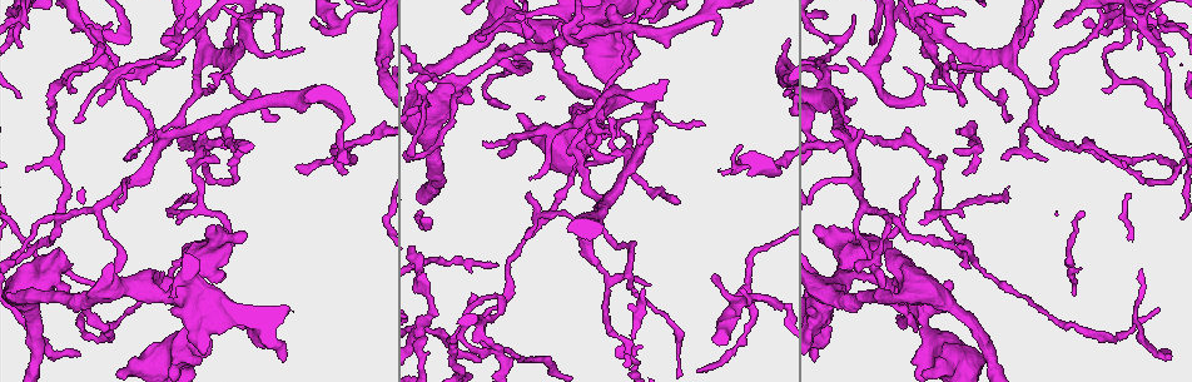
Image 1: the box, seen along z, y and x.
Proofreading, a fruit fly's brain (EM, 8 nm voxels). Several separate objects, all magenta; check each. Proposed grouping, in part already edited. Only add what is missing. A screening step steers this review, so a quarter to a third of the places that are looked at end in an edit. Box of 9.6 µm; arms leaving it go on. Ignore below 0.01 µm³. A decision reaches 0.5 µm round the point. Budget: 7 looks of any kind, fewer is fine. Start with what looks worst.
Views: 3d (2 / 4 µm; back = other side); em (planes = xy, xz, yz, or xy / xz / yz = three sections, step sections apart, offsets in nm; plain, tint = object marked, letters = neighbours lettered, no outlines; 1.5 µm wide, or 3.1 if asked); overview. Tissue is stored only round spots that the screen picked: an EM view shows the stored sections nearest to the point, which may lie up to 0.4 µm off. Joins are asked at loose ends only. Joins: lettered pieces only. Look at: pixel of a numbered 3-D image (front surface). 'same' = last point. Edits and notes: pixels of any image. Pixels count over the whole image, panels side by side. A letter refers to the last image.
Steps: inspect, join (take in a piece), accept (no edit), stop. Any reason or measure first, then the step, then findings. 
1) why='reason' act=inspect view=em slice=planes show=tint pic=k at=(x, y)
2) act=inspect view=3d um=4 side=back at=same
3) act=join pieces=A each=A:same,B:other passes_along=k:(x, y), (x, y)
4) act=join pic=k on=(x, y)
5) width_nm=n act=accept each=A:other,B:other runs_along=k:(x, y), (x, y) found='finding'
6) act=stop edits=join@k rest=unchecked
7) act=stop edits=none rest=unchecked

why='branch stops here' act=inspect view=3d um=4 pic=1 at=(317, 21)

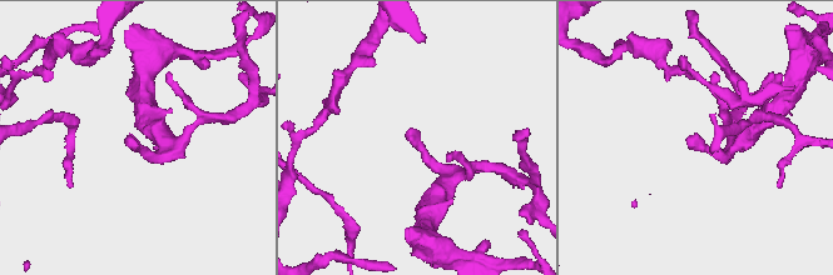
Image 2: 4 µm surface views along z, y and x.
act=inspect view=em slice=planes show=letters pic=2 at=(688, 137)

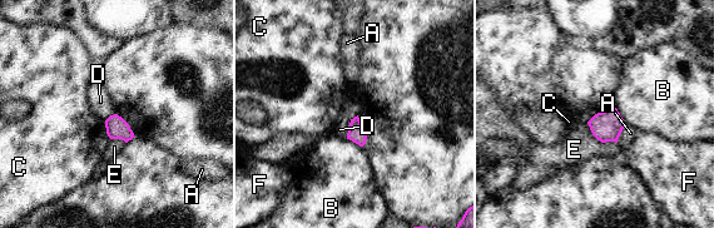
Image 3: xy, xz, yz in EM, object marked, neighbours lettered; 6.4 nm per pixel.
width_nm=110 act=accept each=A:other,B:other,C:other,D:other,E:other,F:other border=3:(357, 114), (351, 120), (346, 137) found='none of them fits'

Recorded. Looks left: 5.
why='an open end' act=inspect view=3d um=2 pic=1 at=(898, 318)

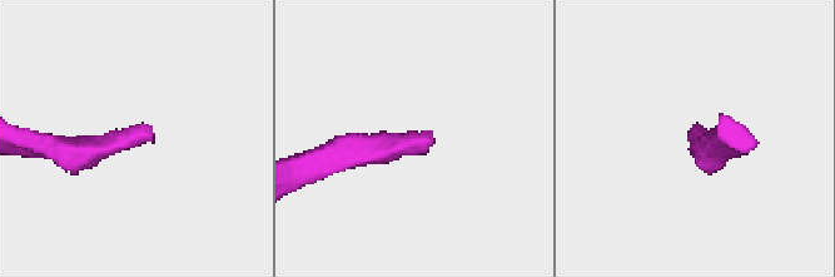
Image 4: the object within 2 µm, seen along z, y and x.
why='shape alone is not enough' act=inspect view=em slice=yz step=8 show=letters pic=4 at=(151, 129)

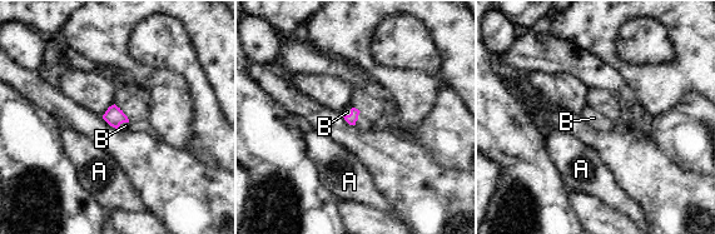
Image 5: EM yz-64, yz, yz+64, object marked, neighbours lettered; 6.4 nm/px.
why='another direction' act=inspect view=em slice=planes show=letters at=same

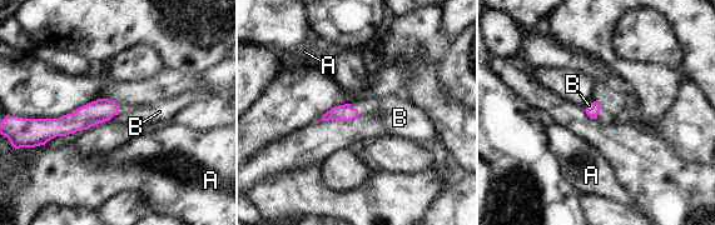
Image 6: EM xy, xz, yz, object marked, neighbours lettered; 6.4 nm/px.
act=join pic=6 on=(145, 114) each=A:other,B:same passes_along=6:(102, 110), (118, 113), (145, 114) found='it goes on there'

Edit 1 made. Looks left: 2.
why='redraw' act=inspect view=overview

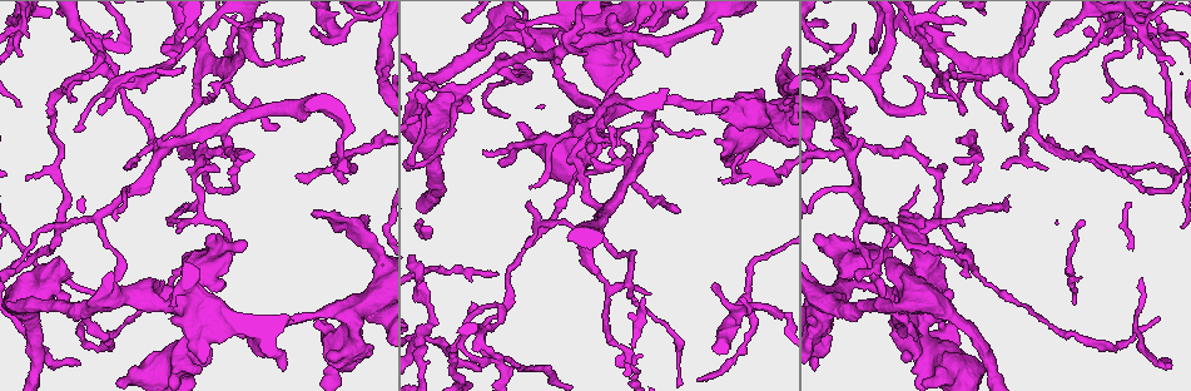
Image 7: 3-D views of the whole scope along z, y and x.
why='thin end' act=inspect view=em slice=planes show=letters pic=7 at=(697, 380)

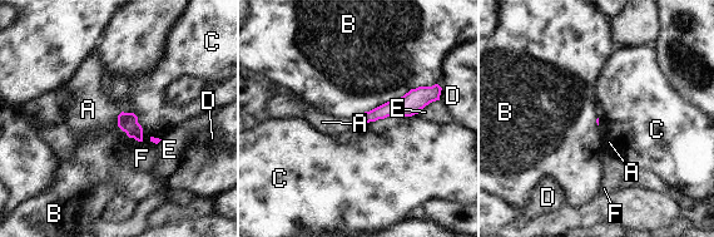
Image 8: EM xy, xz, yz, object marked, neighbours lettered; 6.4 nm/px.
act=accept each=A:other,B:other,C:other,D:other,E:other,F:other runs_along=8:(429, 93), (407, 105), (362, 119) found='none of them fits'

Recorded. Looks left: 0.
act=stop edits=join@6 rest=unchecked

